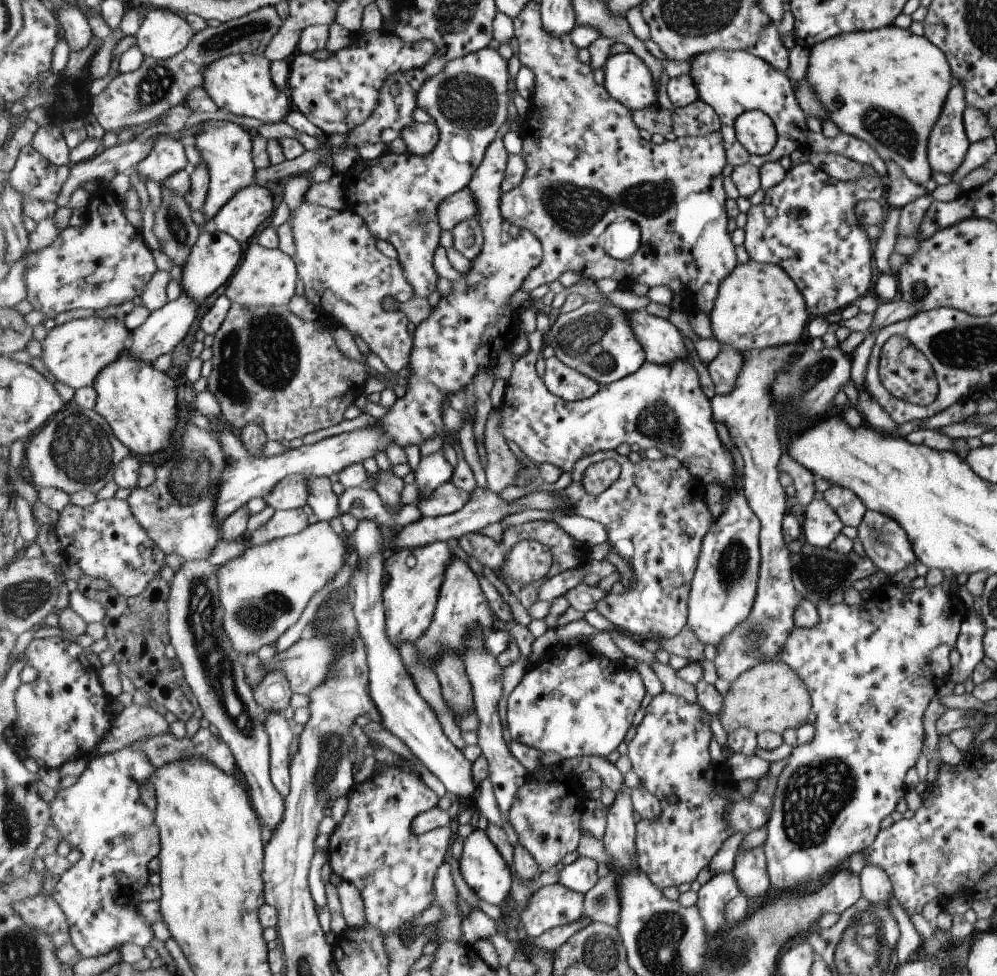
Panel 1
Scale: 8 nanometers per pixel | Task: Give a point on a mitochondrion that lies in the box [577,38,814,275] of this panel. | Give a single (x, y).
(664, 195)

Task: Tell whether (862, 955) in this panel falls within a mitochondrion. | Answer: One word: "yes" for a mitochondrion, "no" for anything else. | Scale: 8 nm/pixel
yes

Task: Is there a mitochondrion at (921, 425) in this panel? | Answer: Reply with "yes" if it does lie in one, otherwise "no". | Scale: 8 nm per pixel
no

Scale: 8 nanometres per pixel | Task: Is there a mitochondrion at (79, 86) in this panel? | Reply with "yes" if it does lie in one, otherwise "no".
no

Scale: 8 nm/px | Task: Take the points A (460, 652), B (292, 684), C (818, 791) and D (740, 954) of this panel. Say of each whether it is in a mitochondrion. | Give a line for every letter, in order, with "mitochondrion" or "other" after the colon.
A: other
B: other
C: mitochondrion
D: mitochondrion

